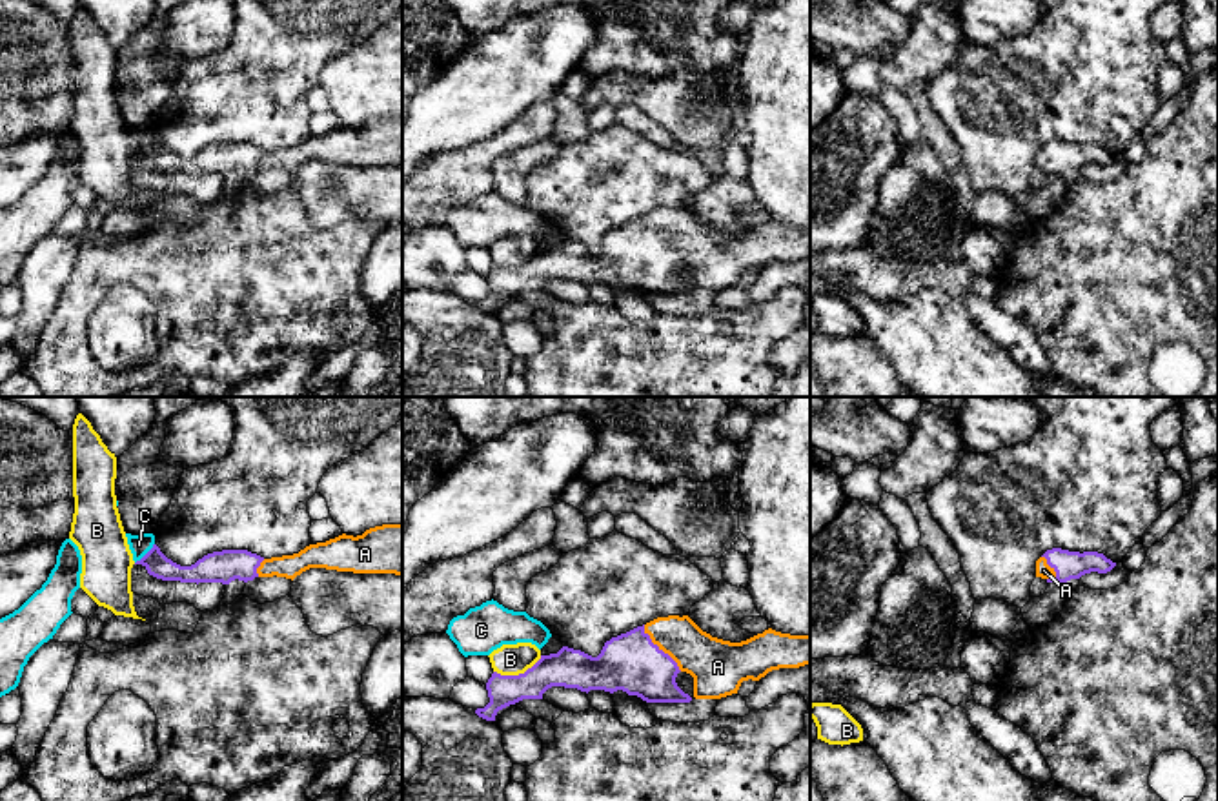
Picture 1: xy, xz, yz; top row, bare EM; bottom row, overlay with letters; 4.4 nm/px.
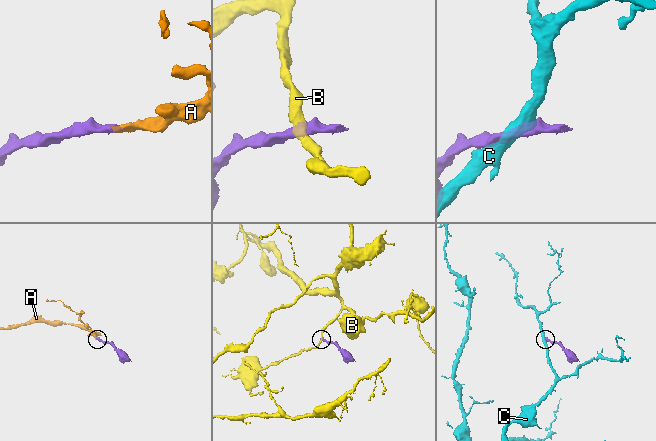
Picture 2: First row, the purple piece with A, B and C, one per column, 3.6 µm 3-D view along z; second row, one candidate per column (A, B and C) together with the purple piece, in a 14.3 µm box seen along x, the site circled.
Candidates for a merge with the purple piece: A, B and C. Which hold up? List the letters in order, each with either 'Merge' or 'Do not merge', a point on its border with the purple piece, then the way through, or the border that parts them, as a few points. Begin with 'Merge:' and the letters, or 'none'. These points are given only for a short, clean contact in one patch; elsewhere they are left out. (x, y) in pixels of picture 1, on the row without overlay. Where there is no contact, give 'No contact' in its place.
Merge: A
A: Merge. Touches purple at xz (658, 239). Path across: xz (632, 255), (641, 255), (658, 239), (685, 239), (710, 253)
B: Do not merge. Touches purple at xz (519, 266). Boundary: xz (541, 248), (523, 264), (494, 264)
C: Do not merge. Touches purple at xy (146, 146). Boundary: xy (153, 135), (135, 155)

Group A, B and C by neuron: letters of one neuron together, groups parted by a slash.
A / B / C

